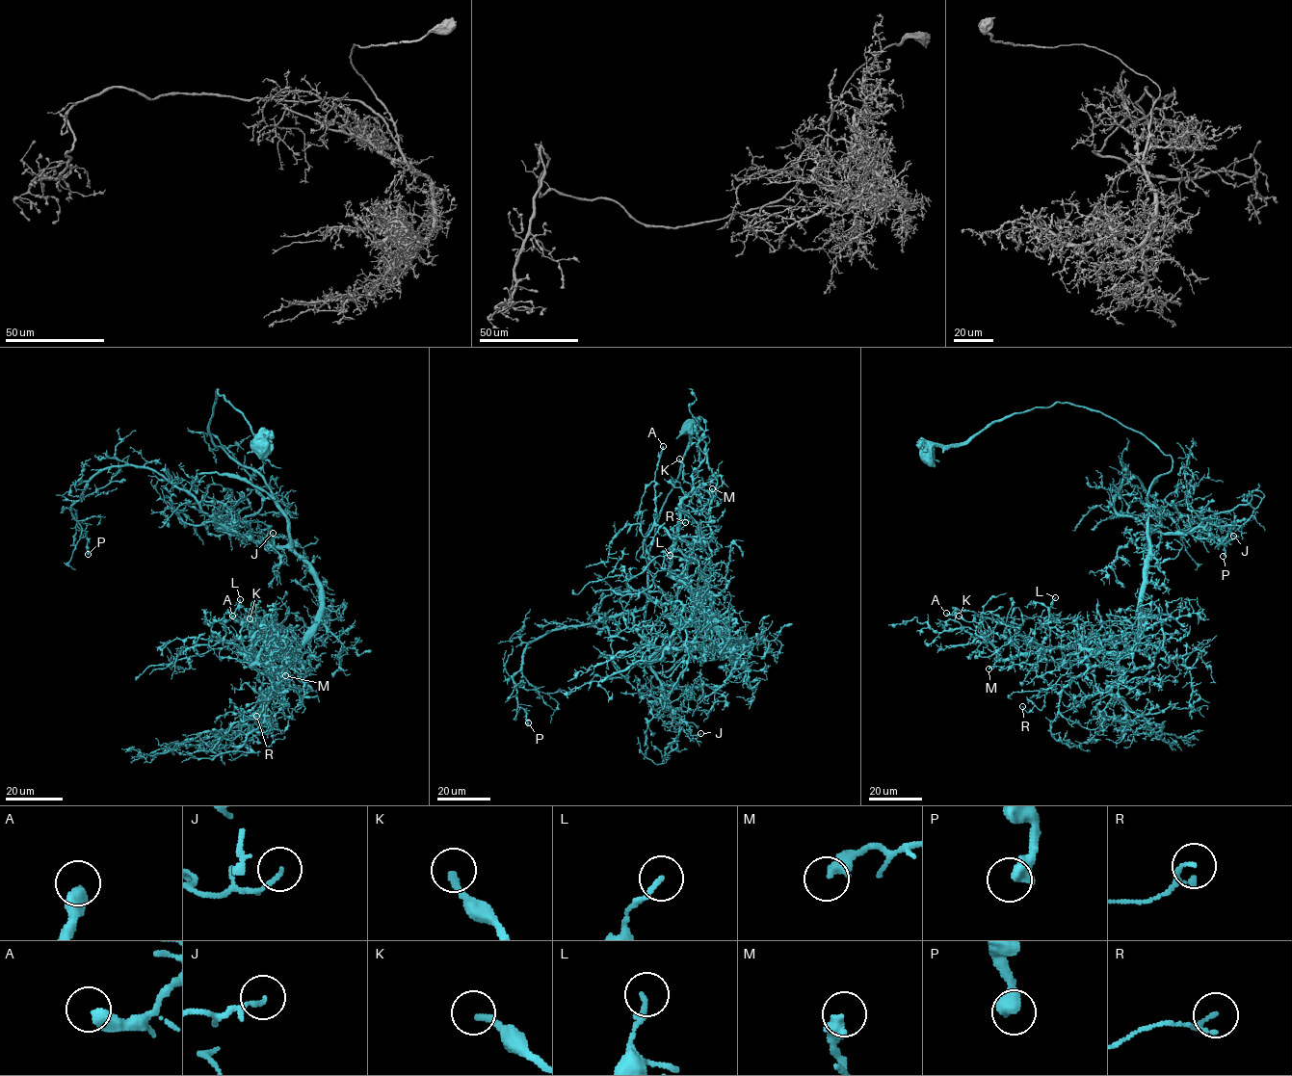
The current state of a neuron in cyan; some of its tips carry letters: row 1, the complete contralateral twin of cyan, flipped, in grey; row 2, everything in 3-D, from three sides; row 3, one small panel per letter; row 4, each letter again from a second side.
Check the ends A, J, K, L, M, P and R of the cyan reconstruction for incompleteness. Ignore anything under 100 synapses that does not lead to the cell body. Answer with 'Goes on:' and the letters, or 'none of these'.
Goes on: none of these

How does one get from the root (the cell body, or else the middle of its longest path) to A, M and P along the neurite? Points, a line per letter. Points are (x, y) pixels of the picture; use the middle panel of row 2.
A: (689, 429), (649, 552), (641, 653), (657, 671), (744, 642), (670, 572), (673, 540), (654, 521), (663, 446)
M: (689, 429), (649, 552), (641, 653), (657, 671), (744, 642), (670, 572), (678, 538), (710, 532), (712, 488)
P: (689, 429), (641, 653), (667, 671), (715, 648), (654, 649), (631, 615), (549, 630), (513, 677), (528, 722)

